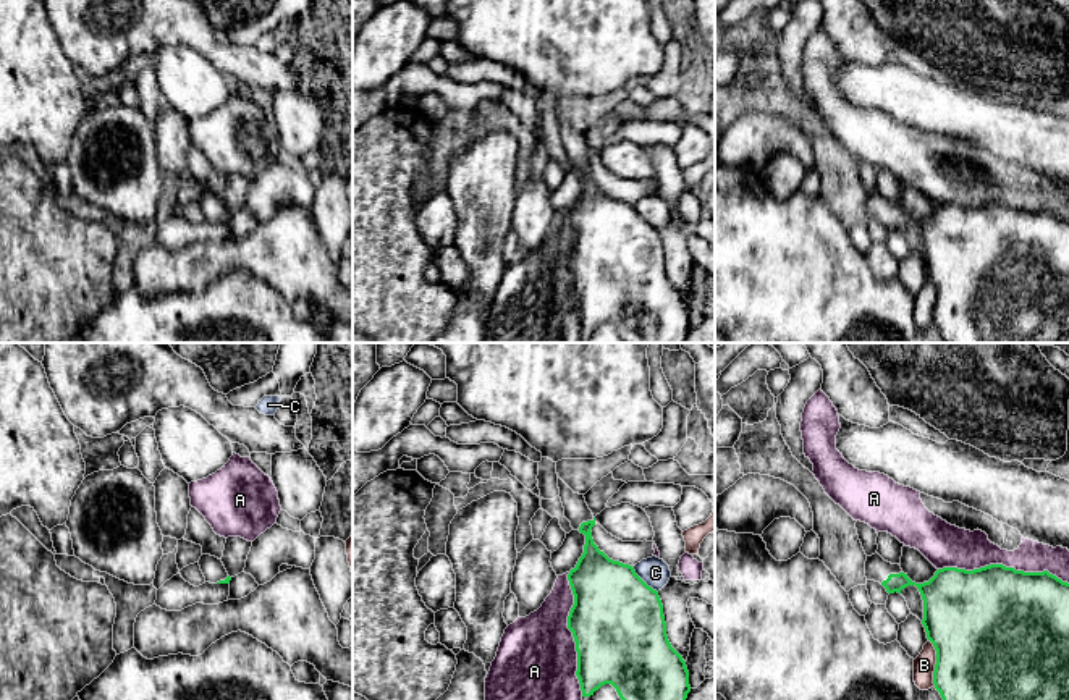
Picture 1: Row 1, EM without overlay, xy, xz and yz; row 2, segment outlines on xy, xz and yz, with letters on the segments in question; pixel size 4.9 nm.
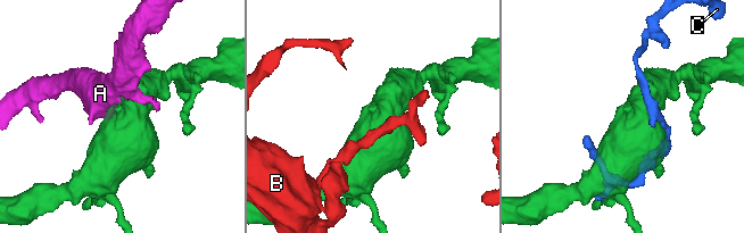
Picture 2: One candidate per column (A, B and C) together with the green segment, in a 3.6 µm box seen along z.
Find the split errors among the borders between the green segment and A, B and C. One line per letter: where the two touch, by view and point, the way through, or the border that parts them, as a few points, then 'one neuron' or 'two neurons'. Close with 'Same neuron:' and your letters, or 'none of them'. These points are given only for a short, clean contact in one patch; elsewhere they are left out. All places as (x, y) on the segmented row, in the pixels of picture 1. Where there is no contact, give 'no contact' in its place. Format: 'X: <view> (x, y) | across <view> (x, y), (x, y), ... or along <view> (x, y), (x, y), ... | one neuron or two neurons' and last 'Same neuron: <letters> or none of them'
A: yz (1001, 565) | two neurons
B: yz (937, 663) | two neurons
C: xz (642, 581) | two neurons
Same neuron: none of them

